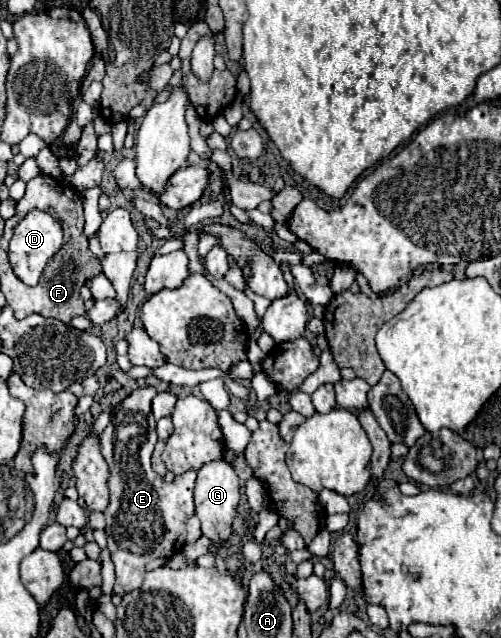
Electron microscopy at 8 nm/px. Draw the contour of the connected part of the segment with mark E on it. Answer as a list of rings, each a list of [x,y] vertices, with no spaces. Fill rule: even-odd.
[[[140,386],[132,394],[128,394],[114,410],[112,420],[102,432],[102,454],[110,466],[110,504],[104,510],[106,516],[106,536],[108,536],[108,550],[110,558],[114,562],[116,570],[116,584],[114,594],[124,596],[136,588],[142,586],[146,564],[154,558],[170,558],[174,556],[186,542],[186,522],[194,514],[194,482],[196,482],[196,470],[190,470],[178,478],[174,478],[172,484],[166,484],[150,466],[150,456],[156,444],[156,418],[152,416],[152,398],[156,396],[154,386]]]

